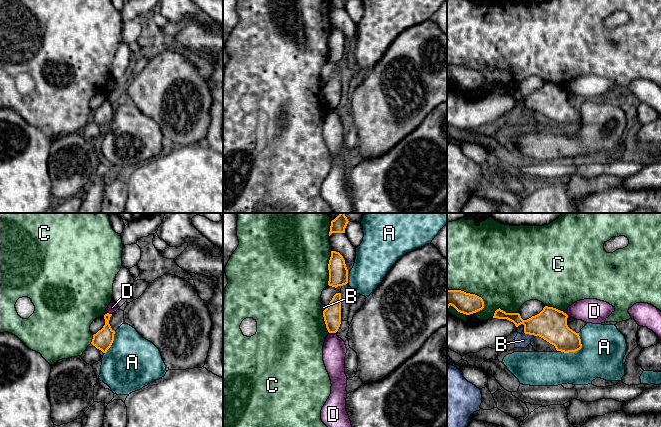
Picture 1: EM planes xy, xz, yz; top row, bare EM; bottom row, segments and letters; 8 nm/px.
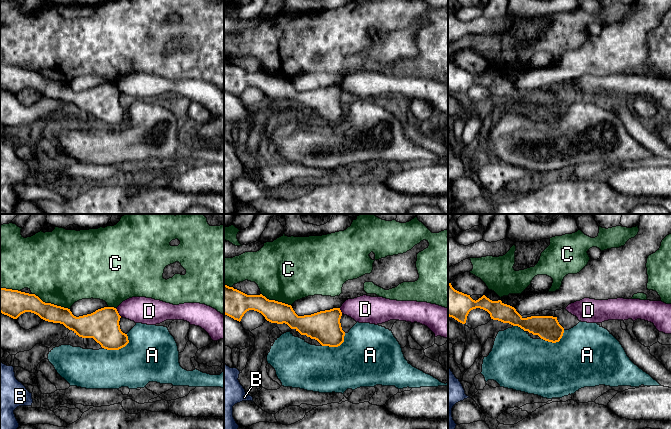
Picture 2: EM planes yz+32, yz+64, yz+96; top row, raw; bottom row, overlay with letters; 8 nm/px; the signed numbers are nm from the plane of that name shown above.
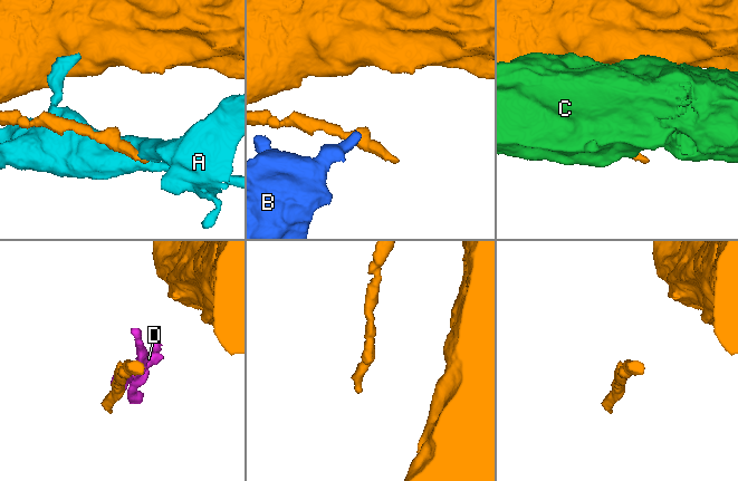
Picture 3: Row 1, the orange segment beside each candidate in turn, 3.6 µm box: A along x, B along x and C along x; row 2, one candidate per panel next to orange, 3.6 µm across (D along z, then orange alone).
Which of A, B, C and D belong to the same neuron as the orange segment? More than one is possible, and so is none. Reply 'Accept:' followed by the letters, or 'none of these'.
Accept: none of these

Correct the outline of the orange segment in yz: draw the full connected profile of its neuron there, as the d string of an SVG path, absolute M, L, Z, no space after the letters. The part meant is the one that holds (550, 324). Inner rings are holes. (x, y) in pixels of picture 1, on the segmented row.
M545 306L539 314L527 320L523 320L519 313L506 313L499 308L493 318L507 319L516 327L523 324L525 334L543 338L554 345L557 351L569 353L582 348L579 333L567 325L568 315L556 308Z

